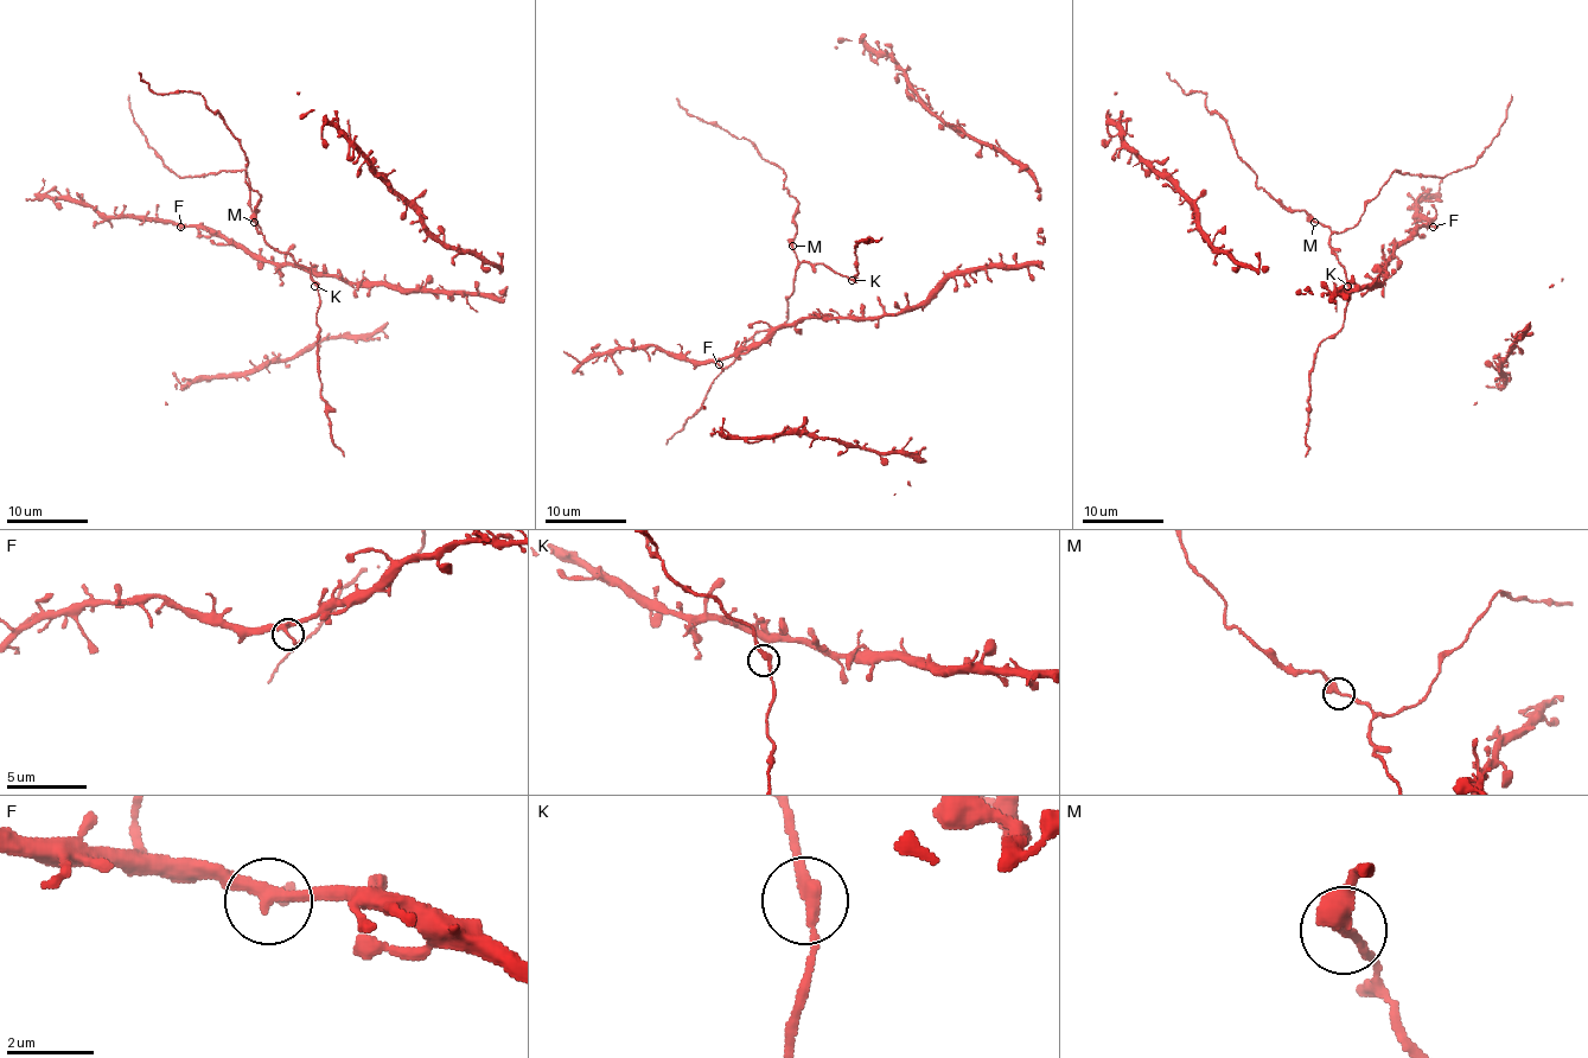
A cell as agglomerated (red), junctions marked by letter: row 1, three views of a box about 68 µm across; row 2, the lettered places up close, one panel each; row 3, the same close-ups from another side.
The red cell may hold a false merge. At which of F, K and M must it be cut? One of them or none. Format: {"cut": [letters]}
{"cut": []}

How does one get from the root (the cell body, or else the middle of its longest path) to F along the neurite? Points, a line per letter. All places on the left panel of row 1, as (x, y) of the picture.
F: (401, 286), (363, 286), (331, 275), (312, 275), (294, 266), (274, 266), (252, 257), (219, 234), (180, 227)

